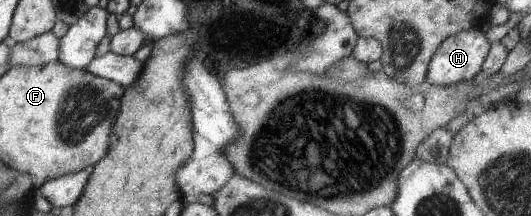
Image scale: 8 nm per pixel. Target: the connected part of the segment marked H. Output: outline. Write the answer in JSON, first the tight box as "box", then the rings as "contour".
{"box":[426,28,490,87],"contour":[[[478,28],[450,35],[433,52],[427,66],[426,82],[435,87],[449,87],[473,79],[490,48]]]}

